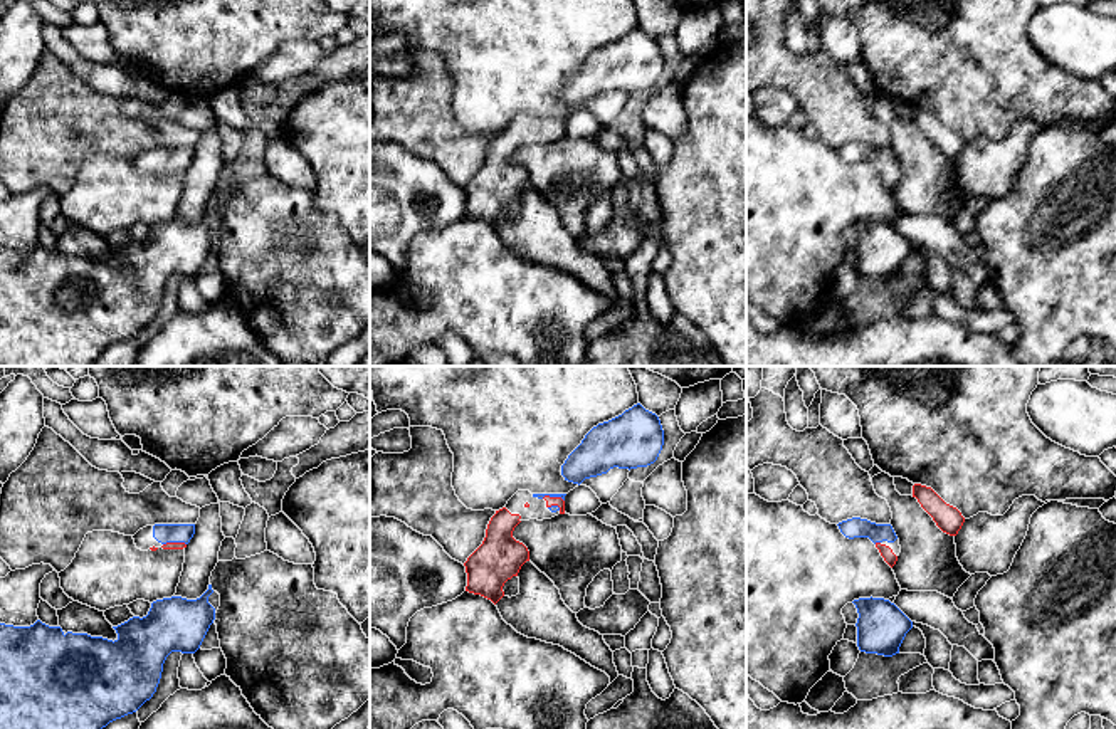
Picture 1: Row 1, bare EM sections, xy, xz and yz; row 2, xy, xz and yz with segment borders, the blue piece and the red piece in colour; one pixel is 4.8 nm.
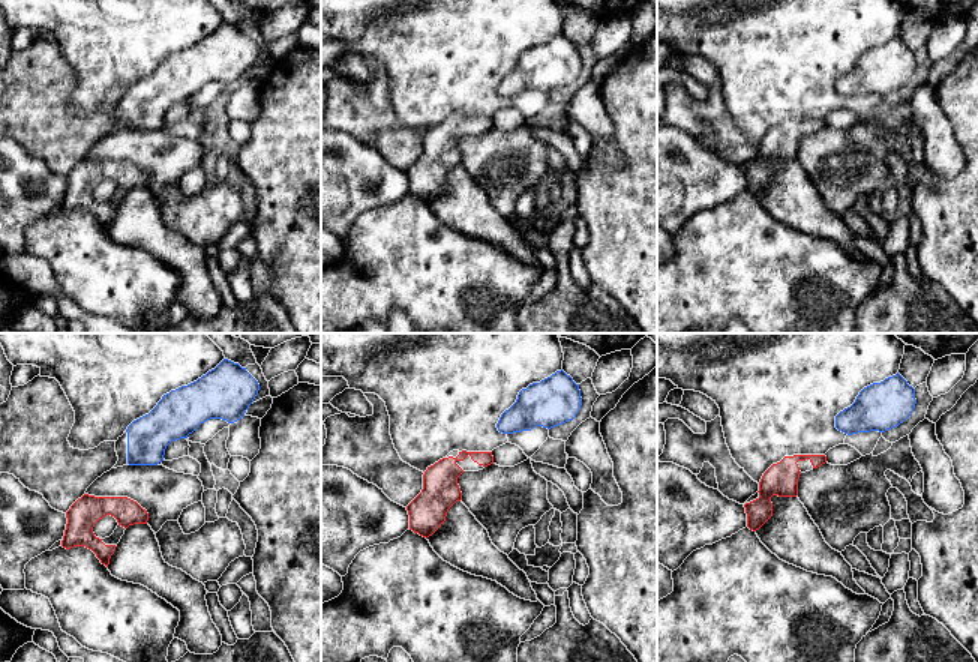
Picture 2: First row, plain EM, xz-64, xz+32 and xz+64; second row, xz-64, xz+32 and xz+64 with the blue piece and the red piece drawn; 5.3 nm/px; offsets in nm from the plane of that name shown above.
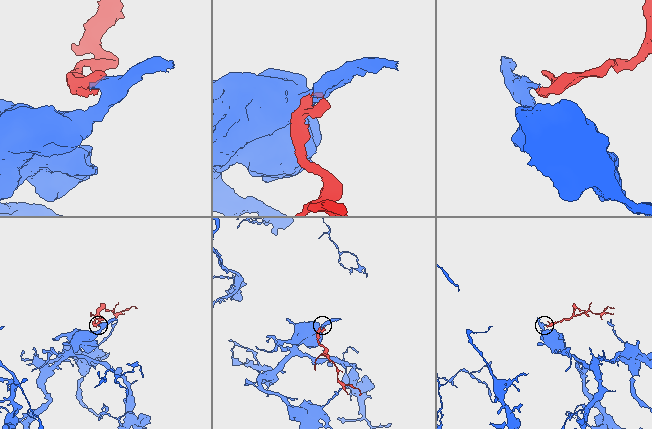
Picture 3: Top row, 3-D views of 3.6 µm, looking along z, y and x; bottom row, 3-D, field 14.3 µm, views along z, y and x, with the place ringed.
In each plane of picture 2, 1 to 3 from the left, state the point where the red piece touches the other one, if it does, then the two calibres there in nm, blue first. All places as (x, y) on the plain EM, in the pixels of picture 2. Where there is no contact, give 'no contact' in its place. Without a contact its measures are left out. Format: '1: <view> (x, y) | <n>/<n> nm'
1: no contact
2: no contact
3: no contact

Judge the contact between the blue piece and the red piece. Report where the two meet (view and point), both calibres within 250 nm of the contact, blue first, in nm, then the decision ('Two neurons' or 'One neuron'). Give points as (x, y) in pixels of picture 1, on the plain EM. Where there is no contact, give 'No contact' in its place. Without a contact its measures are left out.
Touches blue at xy (173, 165). Thickness 100 nm (blue) against 30 nm. One neuron

